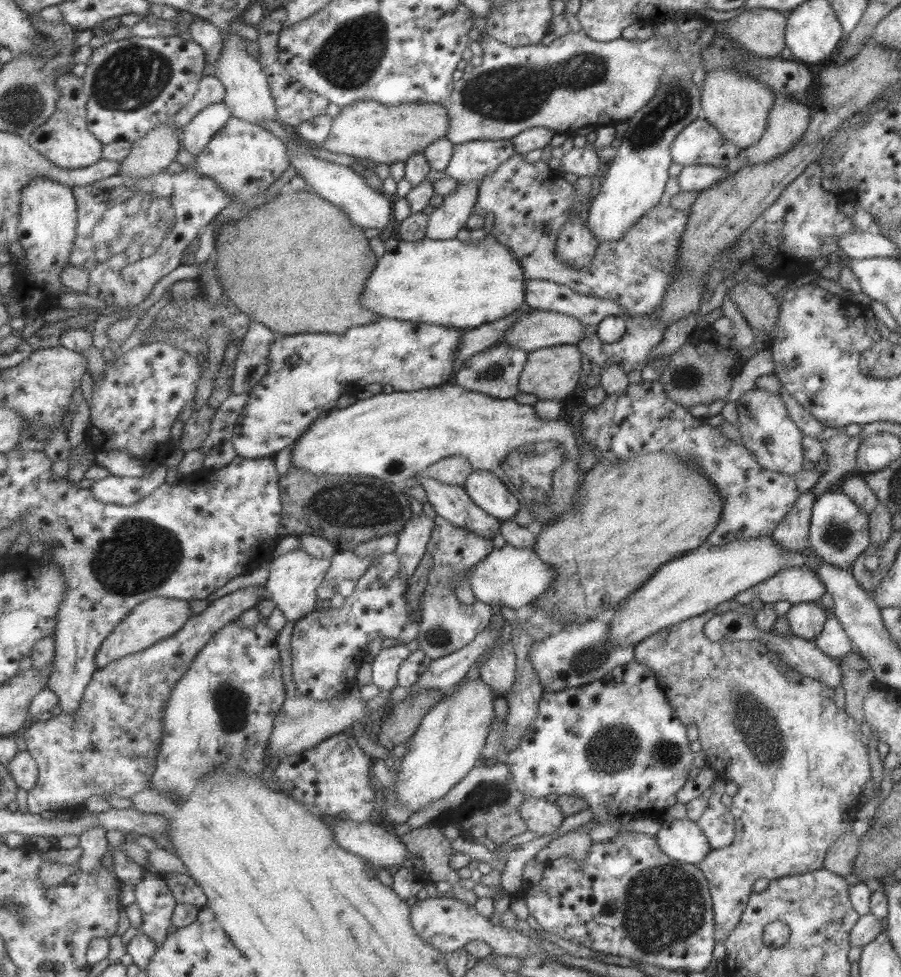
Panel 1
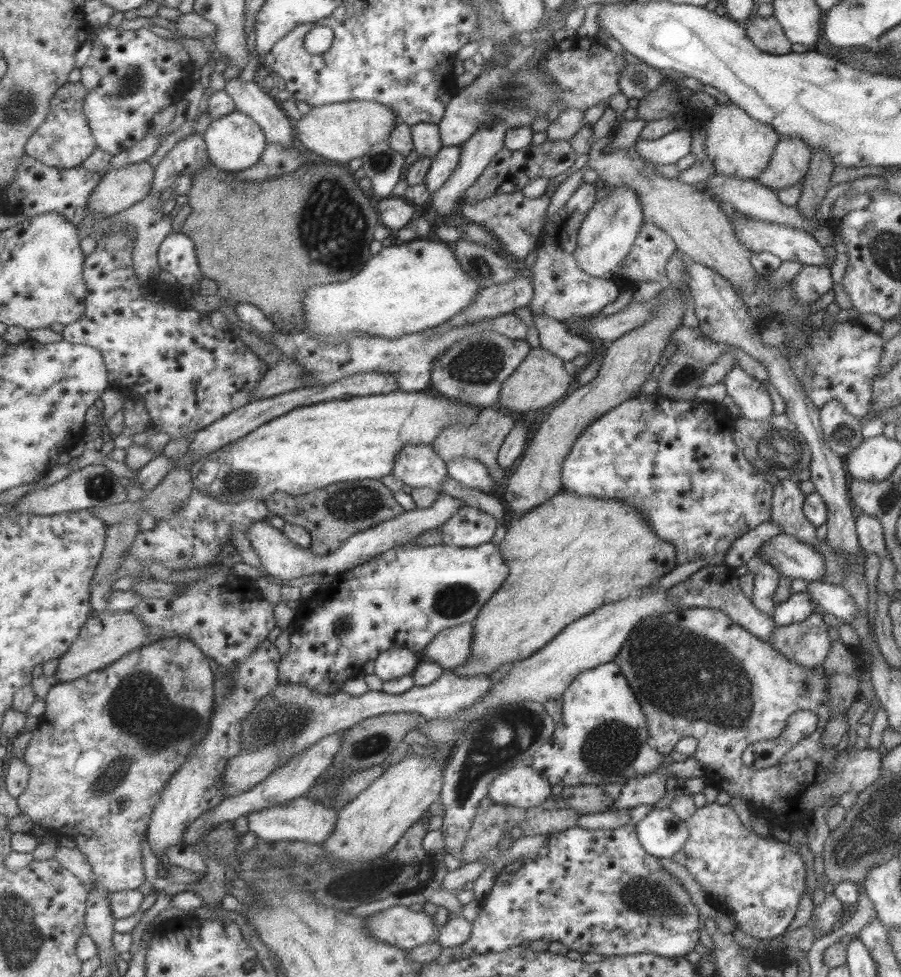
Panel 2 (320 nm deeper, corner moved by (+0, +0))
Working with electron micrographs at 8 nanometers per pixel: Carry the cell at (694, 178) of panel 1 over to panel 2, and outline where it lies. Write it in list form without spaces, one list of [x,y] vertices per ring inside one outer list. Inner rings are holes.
[[[715,172],[715,174],[709,176],[709,179],[703,184],[707,186],[706,192],[709,195],[717,195],[723,202],[729,202],[729,204],[732,204],[735,211],[739,211],[747,216],[767,222],[788,224],[789,226],[794,226],[796,229],[804,230],[811,234],[814,227],[817,225],[815,219],[807,220],[806,218],[803,218],[797,212],[796,205],[787,206],[781,204],[776,196],[776,192],[767,186],[759,184],[757,180],[737,179],[737,177],[729,177]]]

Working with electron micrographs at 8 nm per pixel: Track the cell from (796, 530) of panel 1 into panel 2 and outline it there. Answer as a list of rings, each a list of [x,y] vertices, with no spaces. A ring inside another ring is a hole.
[[[753,556],[746,562],[747,571],[753,576],[753,588],[750,599],[753,606],[763,614],[772,616],[774,611],[774,592],[781,576],[771,565],[763,562],[758,556]]]

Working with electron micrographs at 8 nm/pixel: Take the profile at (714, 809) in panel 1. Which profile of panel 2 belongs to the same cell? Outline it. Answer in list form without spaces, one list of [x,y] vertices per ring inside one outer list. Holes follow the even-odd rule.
[[[711,801],[695,812],[685,821],[688,837],[681,845],[681,850],[670,860],[683,866],[691,877],[697,881],[709,905],[722,911],[733,920],[735,928],[741,932],[769,942],[783,936],[789,924],[796,916],[803,891],[805,891],[805,862],[789,843],[782,843],[773,836],[763,838],[759,830],[745,828],[729,805],[721,805]]]

